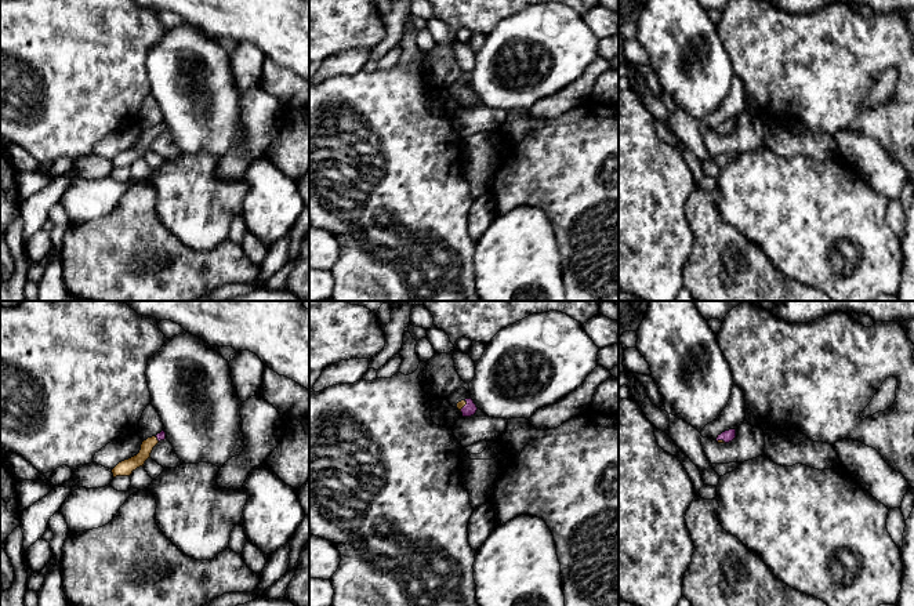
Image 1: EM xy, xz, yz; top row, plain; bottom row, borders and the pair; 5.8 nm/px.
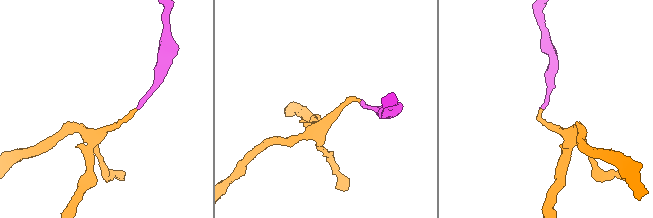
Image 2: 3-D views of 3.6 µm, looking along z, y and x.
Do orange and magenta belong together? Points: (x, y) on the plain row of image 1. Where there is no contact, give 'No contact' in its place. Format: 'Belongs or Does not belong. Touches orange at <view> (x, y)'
Belongs. Touches orange at xz (464, 95)

